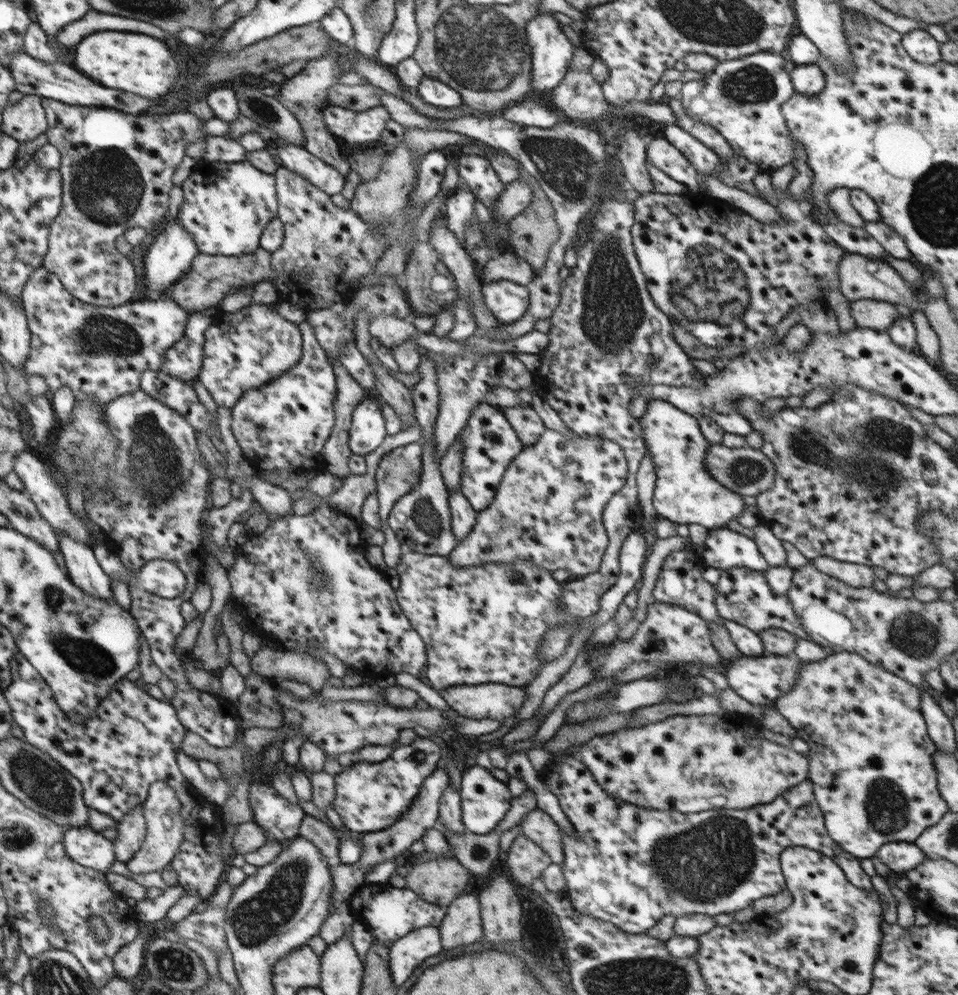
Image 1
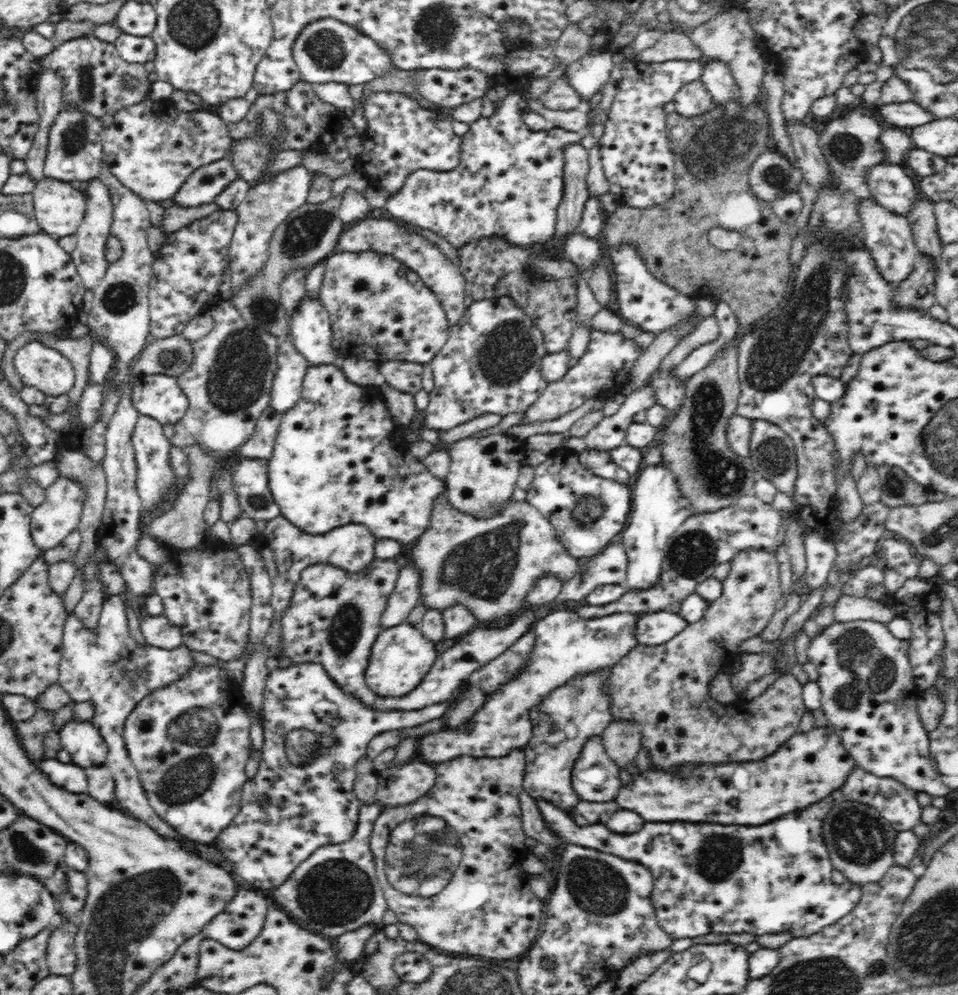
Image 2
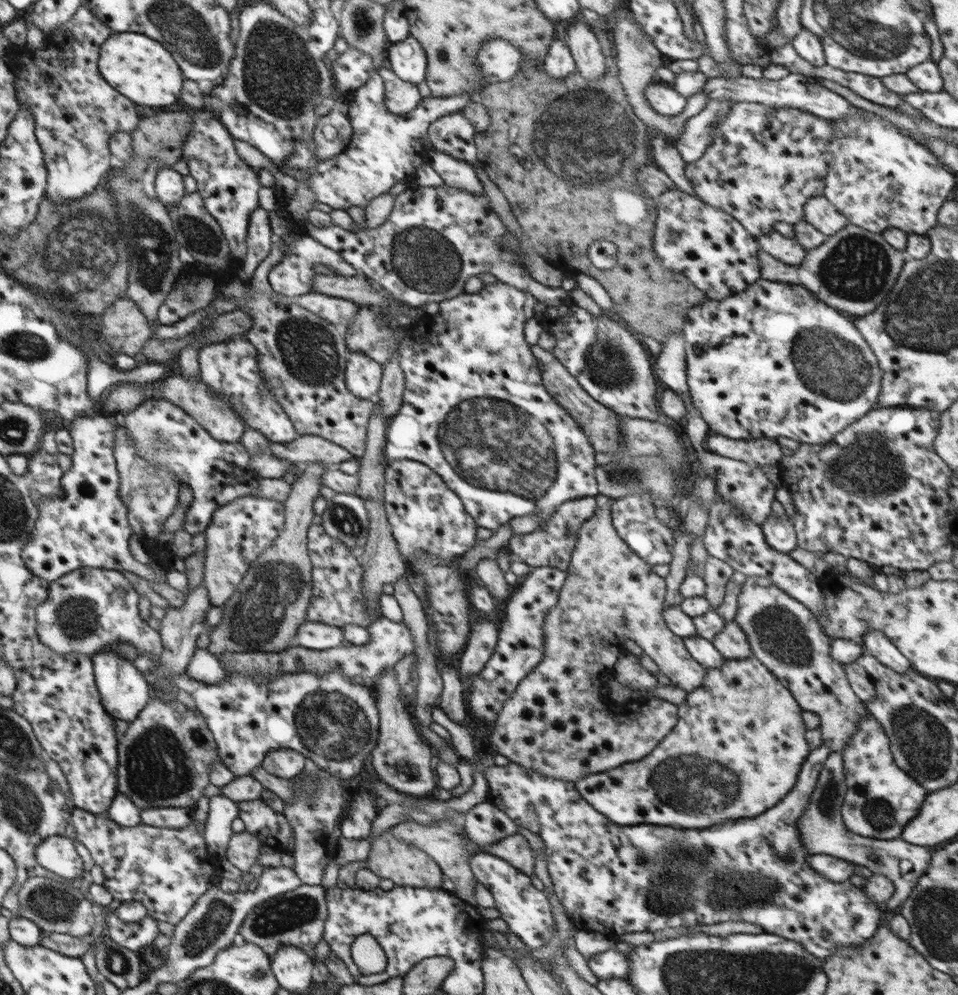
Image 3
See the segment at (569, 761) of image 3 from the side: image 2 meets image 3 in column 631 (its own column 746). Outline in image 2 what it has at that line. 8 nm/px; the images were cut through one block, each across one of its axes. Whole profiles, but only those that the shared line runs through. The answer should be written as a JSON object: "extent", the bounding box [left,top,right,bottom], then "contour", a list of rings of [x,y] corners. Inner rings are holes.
{"extent":[603,550,808,770],"contour":[[[746,550],[746,552],[738,552],[738,556],[734,556],[734,560],[729,562],[731,569],[728,576],[721,582],[722,594],[709,603],[709,607],[706,609],[703,619],[694,622],[694,624],[688,623],[686,630],[674,635],[669,641],[664,644],[650,646],[642,643],[638,643],[632,650],[629,650],[614,666],[608,670],[609,674],[603,680],[605,688],[607,688],[607,697],[609,698],[609,709],[613,720],[627,720],[628,722],[637,722],[641,726],[641,746],[648,750],[652,757],[652,766],[660,770],[672,770],[678,769],[685,765],[700,765],[700,764],[725,764],[725,763],[742,763],[758,761],[767,758],[770,754],[774,754],[786,740],[792,738],[799,732],[799,722],[802,715],[808,710],[805,707],[803,701],[803,688],[802,685],[794,675],[790,674],[788,670],[784,674],[780,675],[760,696],[753,698],[752,700],[743,700],[728,705],[718,703],[711,699],[709,693],[709,685],[714,676],[724,666],[720,664],[720,658],[726,660],[728,652],[734,652],[744,640],[752,638],[753,636],[760,635],[766,629],[766,626],[770,624],[772,616],[776,612],[776,602],[783,594],[784,589],[781,588],[779,582],[779,565],[775,554],[771,554],[766,550]]]}

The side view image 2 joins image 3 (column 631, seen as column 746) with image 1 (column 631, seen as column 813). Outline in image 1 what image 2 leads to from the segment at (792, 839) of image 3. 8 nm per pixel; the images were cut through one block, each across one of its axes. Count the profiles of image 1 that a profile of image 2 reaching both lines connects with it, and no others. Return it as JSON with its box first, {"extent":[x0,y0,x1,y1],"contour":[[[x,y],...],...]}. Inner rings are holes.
{"extent":[540,755,873,934],"contour":[[[566,755],[559,762],[552,760],[540,772],[546,788],[557,798],[562,812],[574,828],[574,835],[560,828],[564,844],[561,866],[566,878],[568,900],[576,912],[612,922],[626,934],[646,933],[663,916],[675,916],[677,919],[684,914],[708,914],[714,917],[738,912],[755,900],[782,892],[786,889],[786,881],[781,871],[780,853],[796,844],[820,848],[824,855],[840,866],[850,884],[872,892],[873,884],[860,867],[861,859],[840,848],[828,834],[810,778],[790,787],[768,804],[744,810],[715,808],[708,812],[682,814],[676,810],[650,810],[606,794],[588,768],[574,756]]]}

